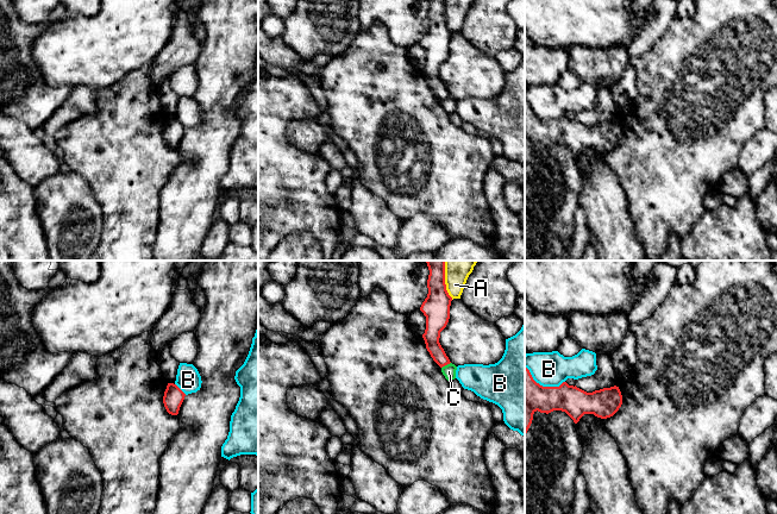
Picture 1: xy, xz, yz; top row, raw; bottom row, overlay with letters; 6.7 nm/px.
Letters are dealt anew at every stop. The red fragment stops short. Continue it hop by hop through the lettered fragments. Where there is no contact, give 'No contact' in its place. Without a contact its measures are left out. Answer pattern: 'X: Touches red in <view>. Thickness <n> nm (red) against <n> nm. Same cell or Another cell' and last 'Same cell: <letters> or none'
A: Touches red in xz. Thickness 190 nm (red) against 150 nm. Another cell
B: Touches red in xy. Thickness 140 nm (red) against 170 nm. Another cell
C: Touches red in xz. Thickness 110 nm (red) against 90 nm. Another cell
Same cell: none

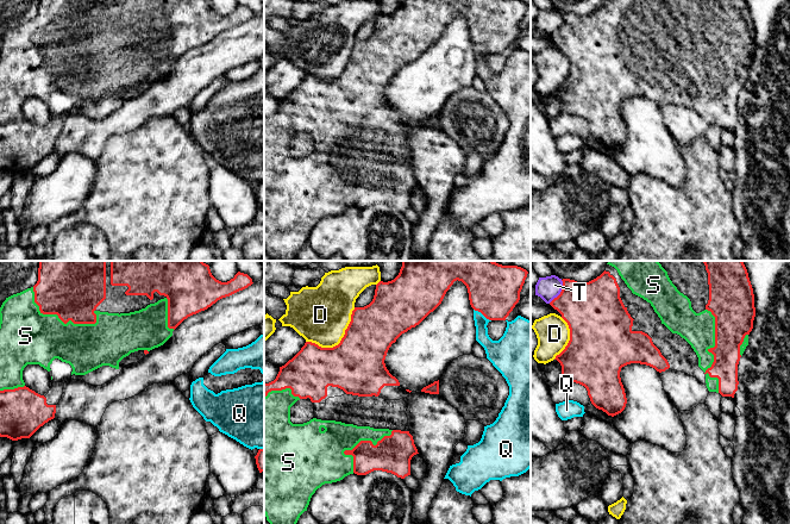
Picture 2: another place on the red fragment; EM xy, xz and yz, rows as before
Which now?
D: Touches red in xz. Thickness 380 nm (red) against 380 nm. Another cell
Q: Touches red in xz. Thickness 340 nm (red) against 130 nm. Another cell
S: Touches red in yz. Thickness 240 nm (red) against 220 nm. Same cell
T: Touches red in yz. Thickness 380 nm (red) against 160 nm. Another cell
Same cell: S

